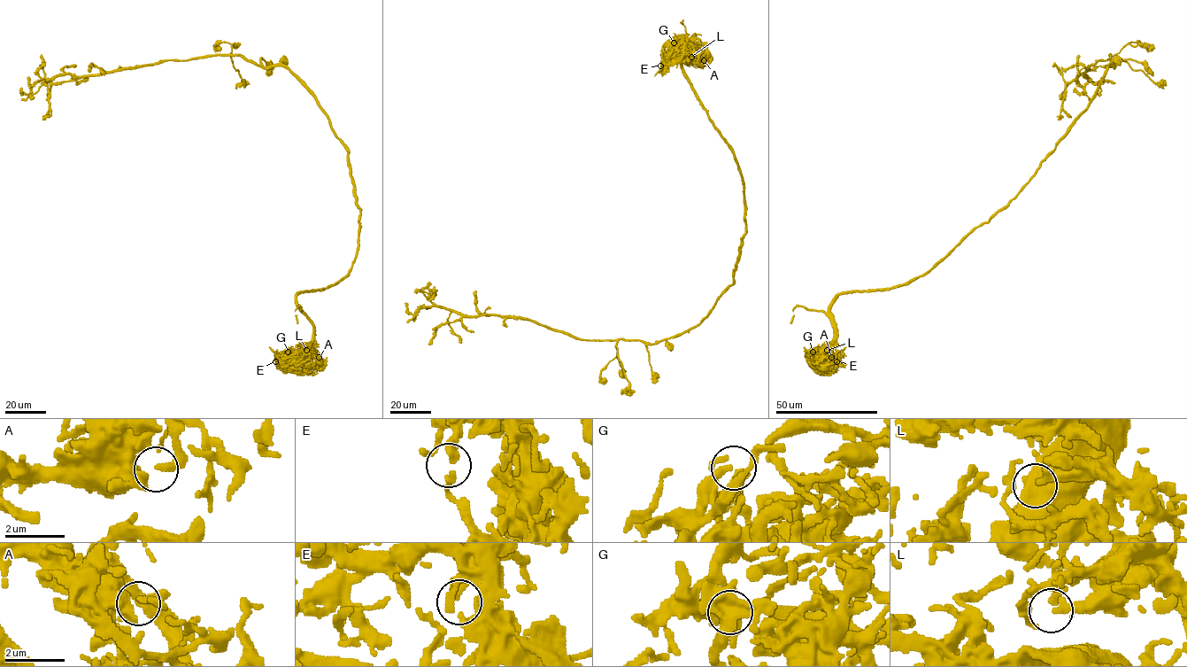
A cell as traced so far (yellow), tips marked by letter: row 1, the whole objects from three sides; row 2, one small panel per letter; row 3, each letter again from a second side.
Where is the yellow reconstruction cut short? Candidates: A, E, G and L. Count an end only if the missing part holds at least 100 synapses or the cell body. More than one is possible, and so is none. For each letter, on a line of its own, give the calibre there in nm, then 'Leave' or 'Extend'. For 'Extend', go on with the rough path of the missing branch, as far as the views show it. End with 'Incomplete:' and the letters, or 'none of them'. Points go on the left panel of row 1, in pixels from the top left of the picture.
A: Thickness 280 nm. Leave
E: Thickness 320 nm. Leave
G: Thickness 280 nm. Leave
L: Thickness 280 nm. Leave
Incomplete: none of them

